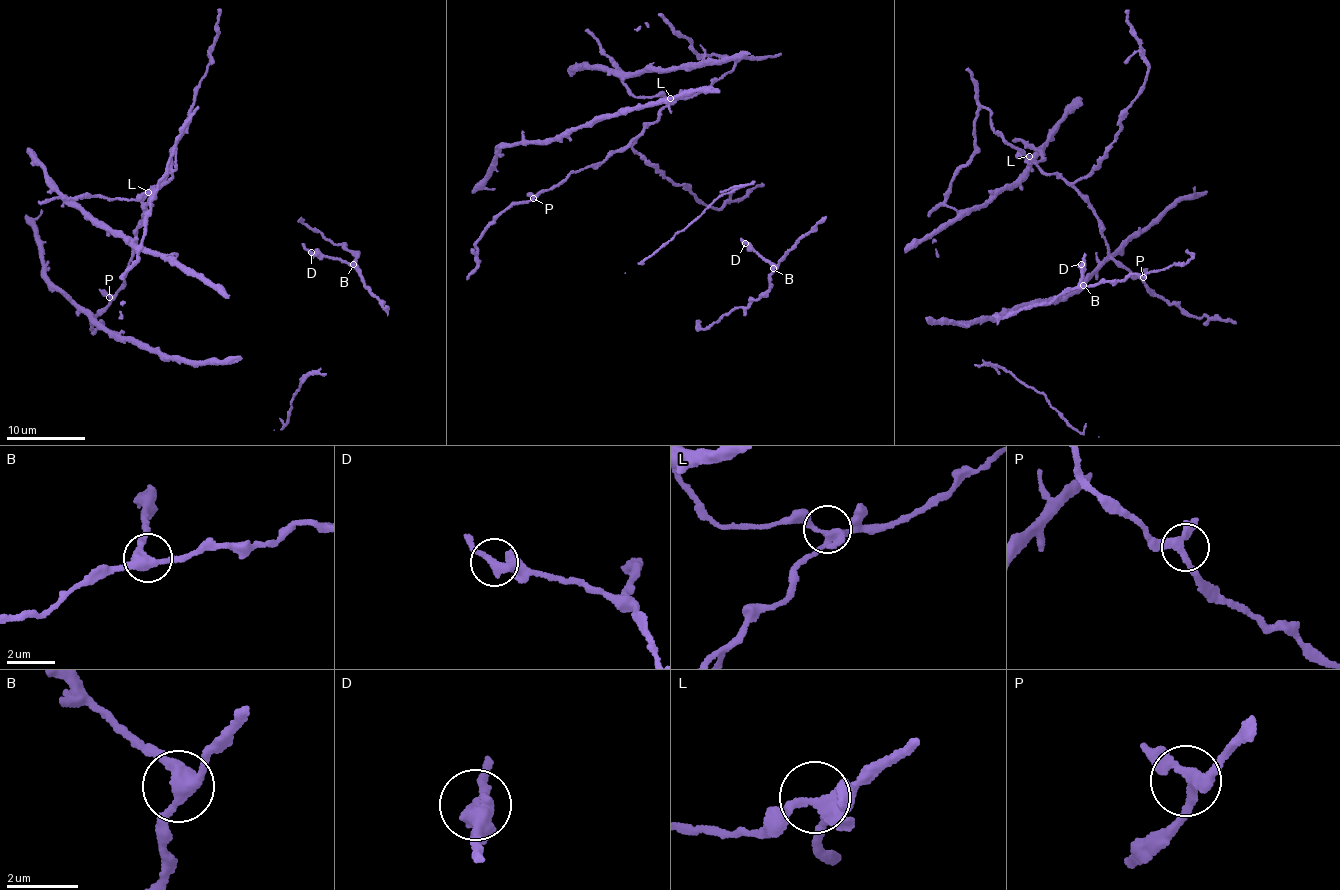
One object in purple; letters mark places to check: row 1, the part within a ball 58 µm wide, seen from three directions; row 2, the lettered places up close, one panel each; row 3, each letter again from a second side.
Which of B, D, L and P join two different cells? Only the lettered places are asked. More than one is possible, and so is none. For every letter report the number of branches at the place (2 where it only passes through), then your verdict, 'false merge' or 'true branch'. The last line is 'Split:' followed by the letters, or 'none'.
B: 3 branches meet; true branch
D: 3 branches meet; true branch
L: 4 branches meet; true branch
P: 3 branches meet; true branch
Split: none

